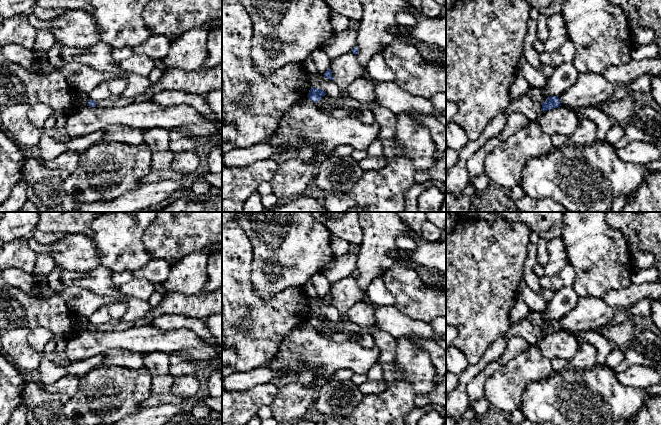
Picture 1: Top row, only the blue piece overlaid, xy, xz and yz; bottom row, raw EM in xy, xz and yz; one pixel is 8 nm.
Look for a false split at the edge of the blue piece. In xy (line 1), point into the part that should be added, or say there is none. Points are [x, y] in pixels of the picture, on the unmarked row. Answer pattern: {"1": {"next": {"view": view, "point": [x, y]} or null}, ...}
{"1": {"next": null}}

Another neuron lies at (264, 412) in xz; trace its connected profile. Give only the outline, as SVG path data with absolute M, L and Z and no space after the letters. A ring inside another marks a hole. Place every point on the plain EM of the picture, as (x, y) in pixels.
M262 406L259 409L257 416L260 419L269 419L272 417L272 411L269 406Z

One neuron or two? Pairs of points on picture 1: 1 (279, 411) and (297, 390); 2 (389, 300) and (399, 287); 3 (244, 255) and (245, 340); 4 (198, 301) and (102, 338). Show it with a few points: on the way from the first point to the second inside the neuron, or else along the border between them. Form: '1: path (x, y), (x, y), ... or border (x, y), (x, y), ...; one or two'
1: path (284, 406), (295, 395); one
2: border (380, 276), (386, 289), (394, 297), (393, 305); two
3: path (242, 276), (242, 310), (247, 315), (247, 319); one
4: border (151, 323), (145, 326), (135, 326); two

